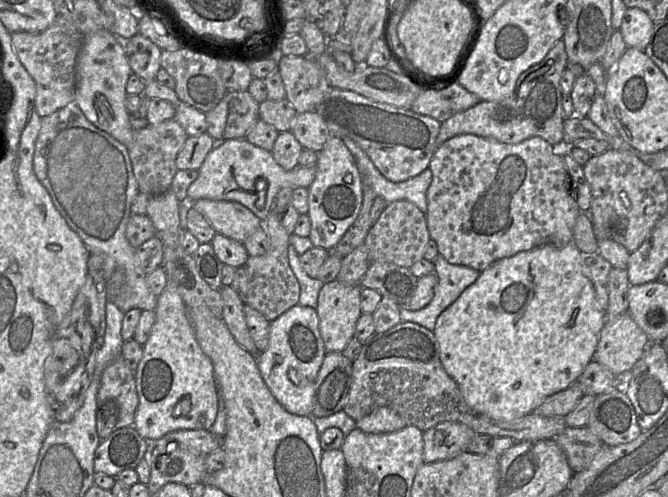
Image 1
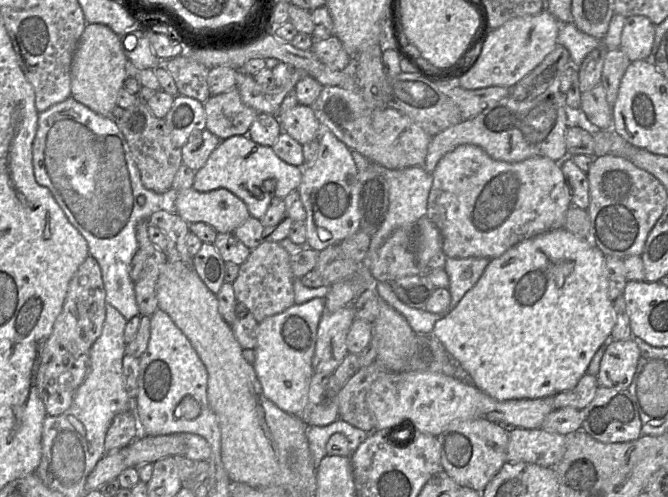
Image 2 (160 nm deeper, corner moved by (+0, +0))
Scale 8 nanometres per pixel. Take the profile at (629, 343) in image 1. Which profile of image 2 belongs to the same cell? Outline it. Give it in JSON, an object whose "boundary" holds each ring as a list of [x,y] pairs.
{"boundary":[[[634,338],[628,340],[611,340],[602,357],[598,384],[615,390],[626,390],[631,385],[640,350]]]}

